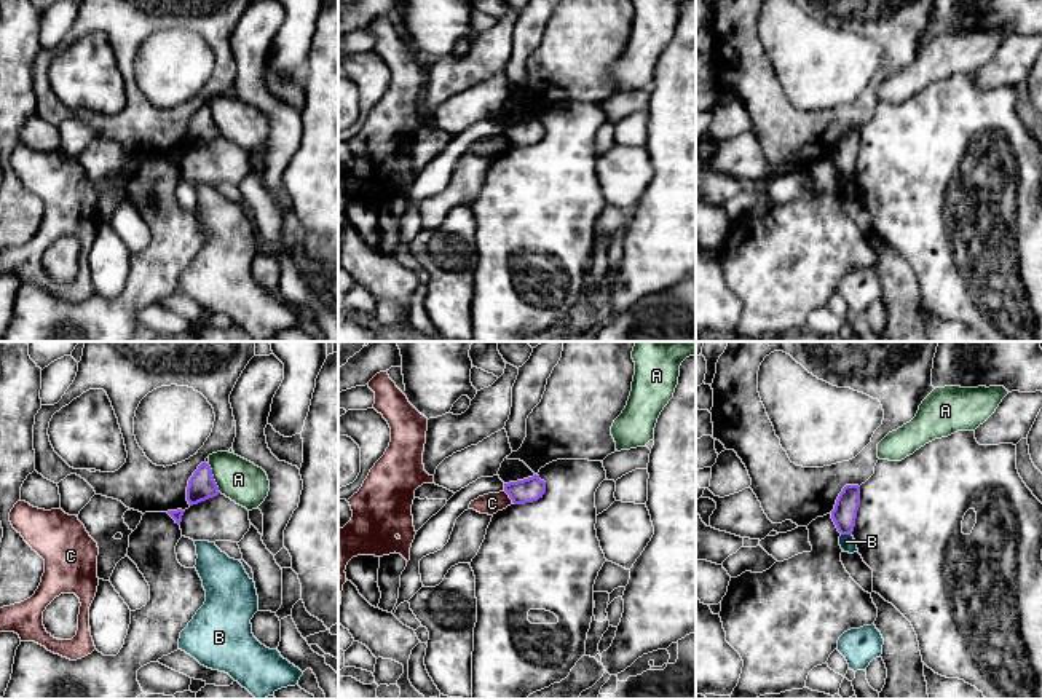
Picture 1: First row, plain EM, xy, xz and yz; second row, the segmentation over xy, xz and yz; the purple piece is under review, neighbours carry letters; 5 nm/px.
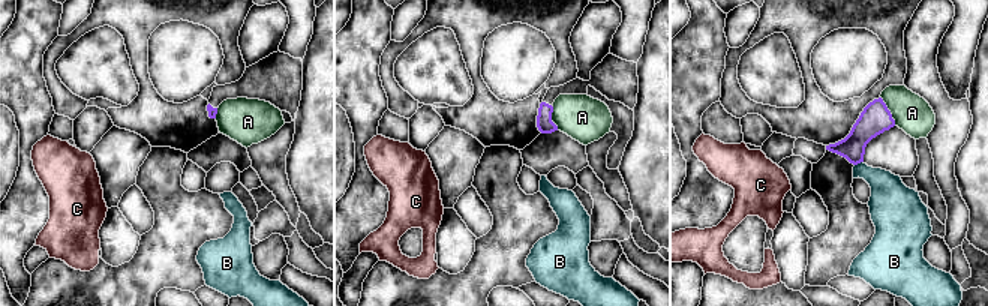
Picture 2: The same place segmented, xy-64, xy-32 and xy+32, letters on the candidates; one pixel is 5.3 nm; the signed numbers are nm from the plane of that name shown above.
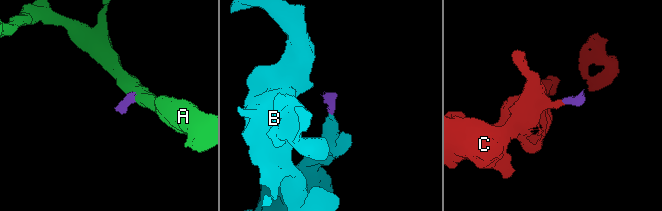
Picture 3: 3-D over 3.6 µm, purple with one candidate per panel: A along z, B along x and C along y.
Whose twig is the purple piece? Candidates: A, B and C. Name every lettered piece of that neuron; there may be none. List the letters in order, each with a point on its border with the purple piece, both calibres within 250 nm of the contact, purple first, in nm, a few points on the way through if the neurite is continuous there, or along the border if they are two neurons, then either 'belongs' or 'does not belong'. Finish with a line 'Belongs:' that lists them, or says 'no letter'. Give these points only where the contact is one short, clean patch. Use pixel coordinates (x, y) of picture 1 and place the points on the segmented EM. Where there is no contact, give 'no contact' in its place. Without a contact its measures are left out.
A: meets purple in xy at (213, 479); 140 nm thick on the purple side, 220 nm on the other; border along xy (208, 465), (221, 492); does not belong
B: meets purple in yz at (846, 533); 120 nm thick on the purple side, 80 nm on the other; border along yz (841, 533), (851, 535); does not belong
C: meets purple in xz at (509, 497); 120 nm thick on the purple side, 100 nm on the other; border along xz (503, 490), (514, 503); does not belong
Belongs: no letter

